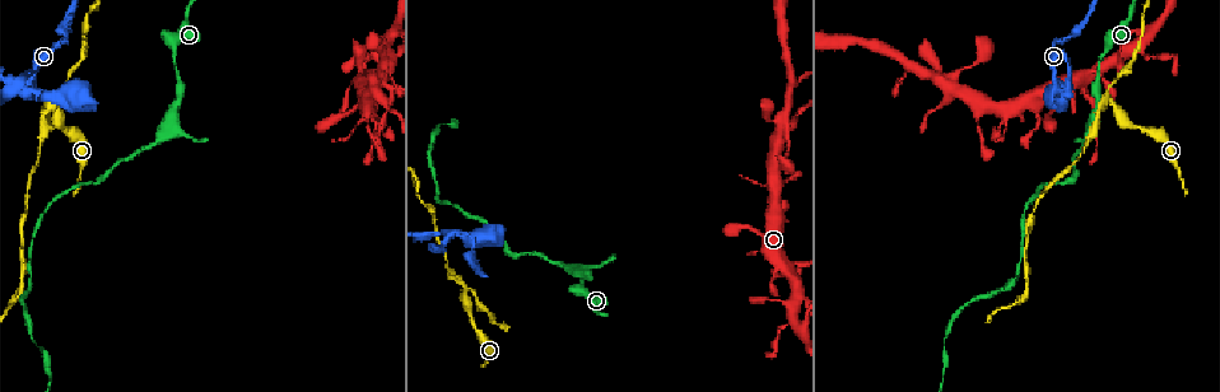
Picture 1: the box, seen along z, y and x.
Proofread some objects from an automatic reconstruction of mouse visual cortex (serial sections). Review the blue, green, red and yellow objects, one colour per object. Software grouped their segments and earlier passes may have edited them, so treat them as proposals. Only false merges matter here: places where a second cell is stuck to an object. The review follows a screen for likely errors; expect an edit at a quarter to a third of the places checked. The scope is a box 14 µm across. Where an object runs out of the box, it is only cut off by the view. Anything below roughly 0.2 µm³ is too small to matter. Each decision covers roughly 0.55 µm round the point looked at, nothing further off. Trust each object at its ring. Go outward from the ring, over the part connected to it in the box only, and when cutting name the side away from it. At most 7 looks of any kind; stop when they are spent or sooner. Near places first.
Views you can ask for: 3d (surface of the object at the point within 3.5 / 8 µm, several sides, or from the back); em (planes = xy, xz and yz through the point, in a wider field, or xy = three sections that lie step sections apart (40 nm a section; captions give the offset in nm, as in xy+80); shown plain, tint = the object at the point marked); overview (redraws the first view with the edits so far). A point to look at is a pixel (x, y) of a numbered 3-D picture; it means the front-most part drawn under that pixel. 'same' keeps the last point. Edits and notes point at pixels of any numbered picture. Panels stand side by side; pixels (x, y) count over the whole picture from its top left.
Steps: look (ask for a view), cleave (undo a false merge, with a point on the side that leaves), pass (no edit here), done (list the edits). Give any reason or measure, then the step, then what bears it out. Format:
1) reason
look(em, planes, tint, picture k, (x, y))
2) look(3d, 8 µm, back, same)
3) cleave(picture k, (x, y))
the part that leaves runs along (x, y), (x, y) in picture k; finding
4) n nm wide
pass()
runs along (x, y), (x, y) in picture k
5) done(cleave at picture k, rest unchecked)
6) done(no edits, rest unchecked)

calibre changes
look(3d, 8 µm, picture 1, (567, 267))

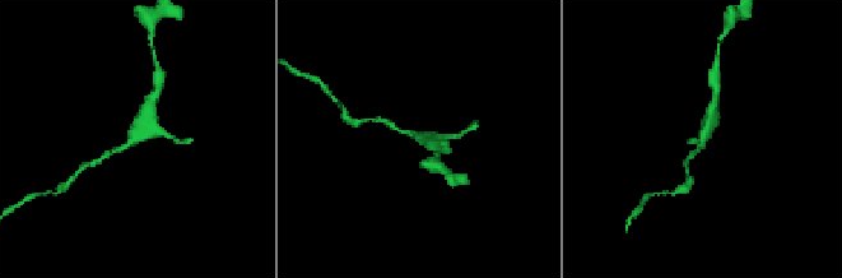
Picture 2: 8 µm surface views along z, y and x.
look(3d, 3.5 µm, picture 2, (417, 135))

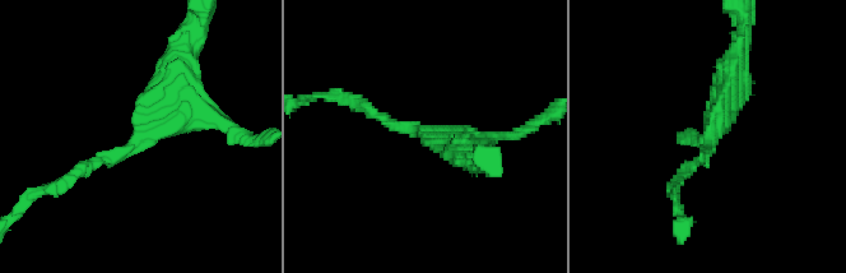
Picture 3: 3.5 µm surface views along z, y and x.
arms of 150, 400 nm; shape alone is not enough
look(em, xy, step 5, tint, picture 3, (428, 132))

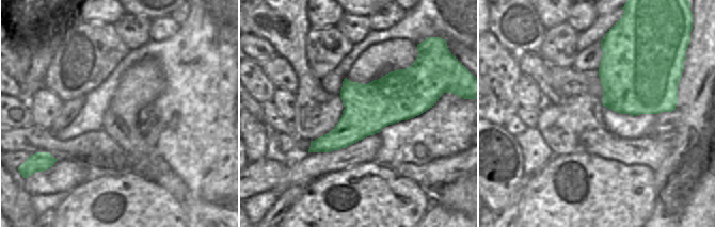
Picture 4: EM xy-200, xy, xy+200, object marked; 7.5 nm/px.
pass()
runs along (180, 70), (157, 125), (70, 176) in picture 3; one cell here

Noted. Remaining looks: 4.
look(3d, 3.5 µm, picture 1, (58, 106))

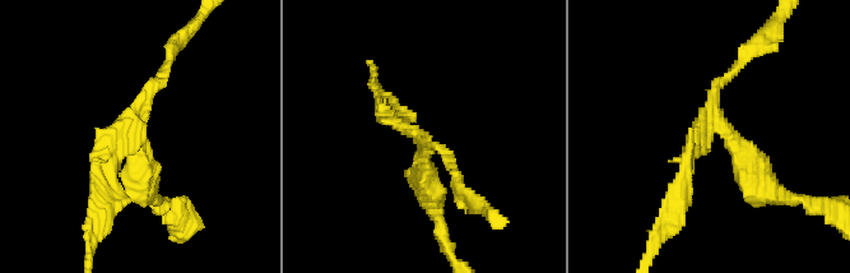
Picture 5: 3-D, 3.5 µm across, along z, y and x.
look(em, xy, step 3, tint, picture 5, (730, 134))

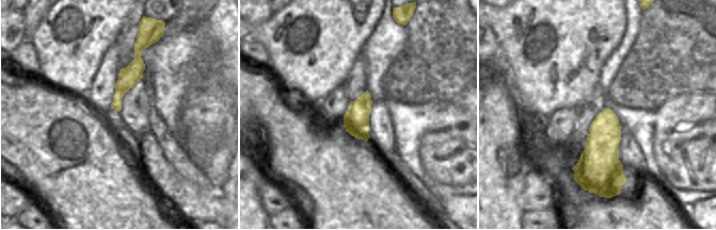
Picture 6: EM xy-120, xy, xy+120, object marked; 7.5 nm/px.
another direction
look(em, planes, tint, same)

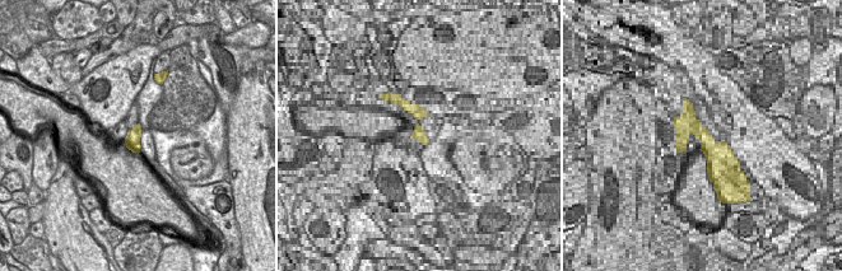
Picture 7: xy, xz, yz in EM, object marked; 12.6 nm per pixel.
190 nm wide
cleave(picture 5, (112, 138))
the part that leaves runs along (139, 139), (96, 162), (100, 202) in picture 5; a second cell is stuck on

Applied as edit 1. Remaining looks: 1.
done(cleave at picture 5, rest unchecked)

